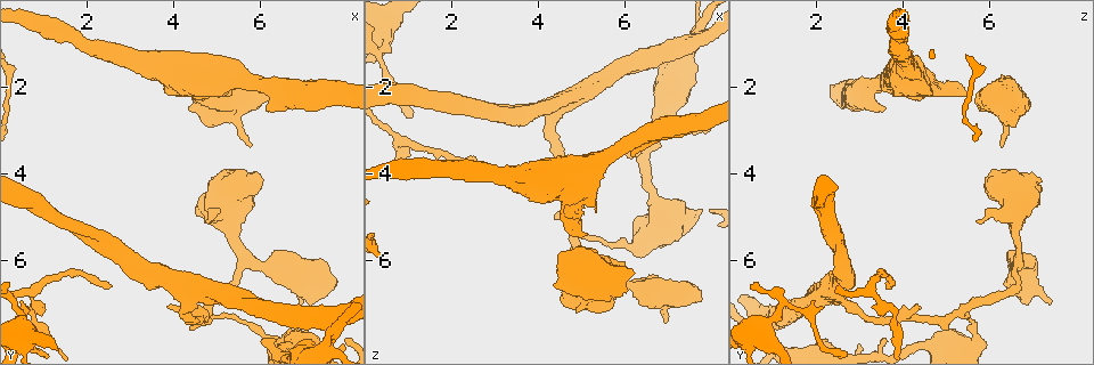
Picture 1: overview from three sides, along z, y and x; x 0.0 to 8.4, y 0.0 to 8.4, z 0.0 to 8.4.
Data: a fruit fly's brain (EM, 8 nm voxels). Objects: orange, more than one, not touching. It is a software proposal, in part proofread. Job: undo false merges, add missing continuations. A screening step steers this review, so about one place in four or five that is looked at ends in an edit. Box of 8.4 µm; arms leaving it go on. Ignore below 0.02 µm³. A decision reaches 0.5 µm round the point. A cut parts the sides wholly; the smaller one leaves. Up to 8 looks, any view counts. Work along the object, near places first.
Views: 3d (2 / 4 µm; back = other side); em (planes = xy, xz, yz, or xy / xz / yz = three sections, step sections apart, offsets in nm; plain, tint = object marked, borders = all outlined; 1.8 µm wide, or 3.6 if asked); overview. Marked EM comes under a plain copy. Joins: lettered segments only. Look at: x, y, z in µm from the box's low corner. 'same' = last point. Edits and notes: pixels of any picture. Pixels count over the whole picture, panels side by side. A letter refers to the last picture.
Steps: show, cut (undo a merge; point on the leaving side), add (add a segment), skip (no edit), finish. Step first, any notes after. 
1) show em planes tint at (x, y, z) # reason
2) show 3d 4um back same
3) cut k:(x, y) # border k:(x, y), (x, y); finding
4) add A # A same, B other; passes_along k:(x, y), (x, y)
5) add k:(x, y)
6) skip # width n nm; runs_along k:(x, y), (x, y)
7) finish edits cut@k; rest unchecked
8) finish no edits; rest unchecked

show 3d 2um at (6.95, 6.95, 7.45) # free end

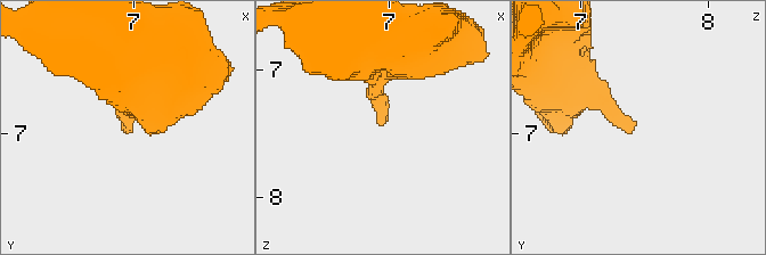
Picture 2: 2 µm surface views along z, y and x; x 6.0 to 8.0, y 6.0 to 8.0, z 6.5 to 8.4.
show em yz step 4 borders at (6.96, 7.00, 7.42) # now the EM

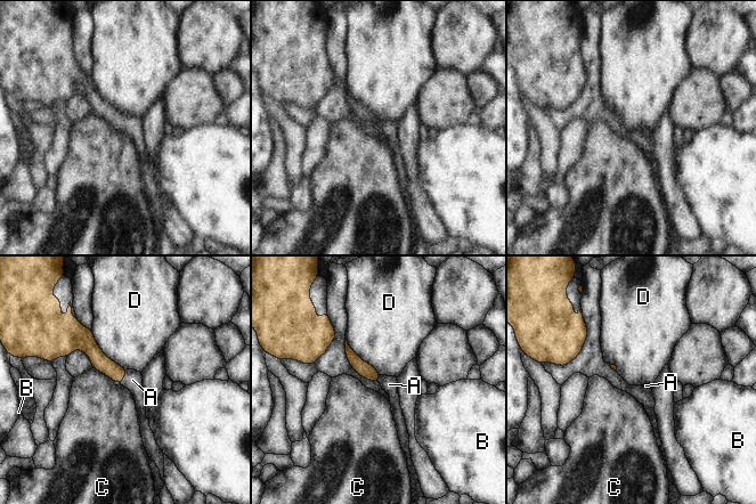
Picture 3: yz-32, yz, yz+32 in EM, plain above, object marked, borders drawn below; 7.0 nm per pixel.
show em planes borders same # cut it another way

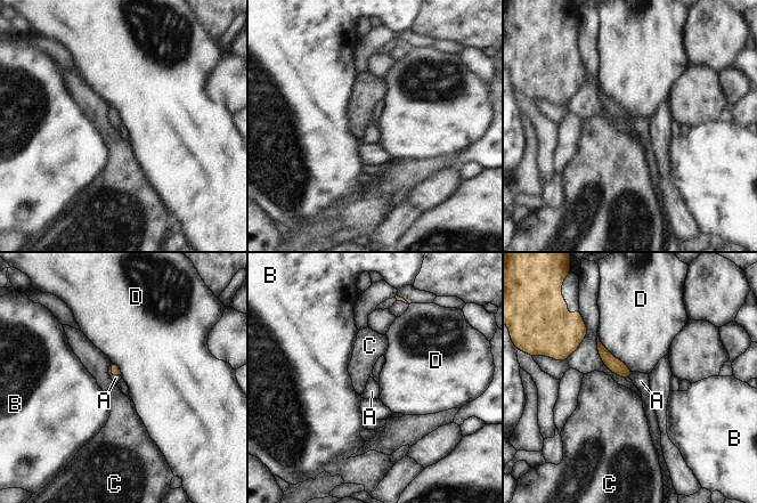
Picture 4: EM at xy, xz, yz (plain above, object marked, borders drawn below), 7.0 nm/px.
add A # A same, B other, C other, D other; passes_along 4:(115, 370), (112, 373), (115, 378); it goes on there

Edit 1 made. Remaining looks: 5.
show em 3.6um planes borders at (3.85, 7.05, 4.35)

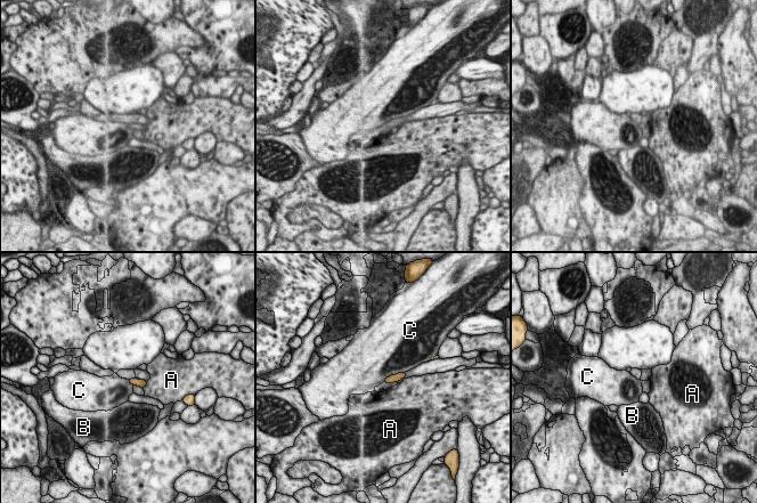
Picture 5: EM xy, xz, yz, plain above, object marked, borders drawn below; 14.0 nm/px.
skip # A other, B other, C other; border 5:(404, 372), (391, 374), (383, 381); none of them fits

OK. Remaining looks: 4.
show 3d 2um at (5.80, 3.45, 6.20) # branch stops here

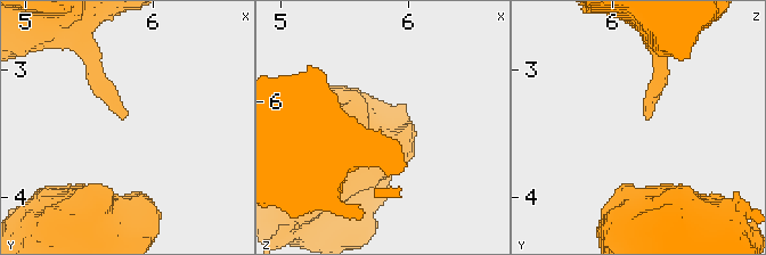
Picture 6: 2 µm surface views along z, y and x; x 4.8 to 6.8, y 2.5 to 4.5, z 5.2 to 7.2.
show em planes borders at (5.78, 3.38, 6.26) # need the tissue

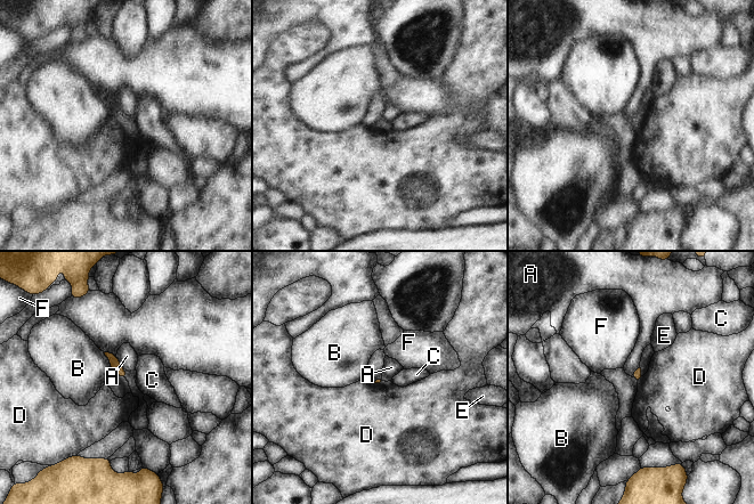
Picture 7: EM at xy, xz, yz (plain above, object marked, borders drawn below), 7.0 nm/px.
skip # A other, B other, C other, D other, E other, F other; border 7:(115, 355), (126, 372), (126, 378); no lettered segment goes on from it

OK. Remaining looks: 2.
finish edits add@4; rest unchecked

